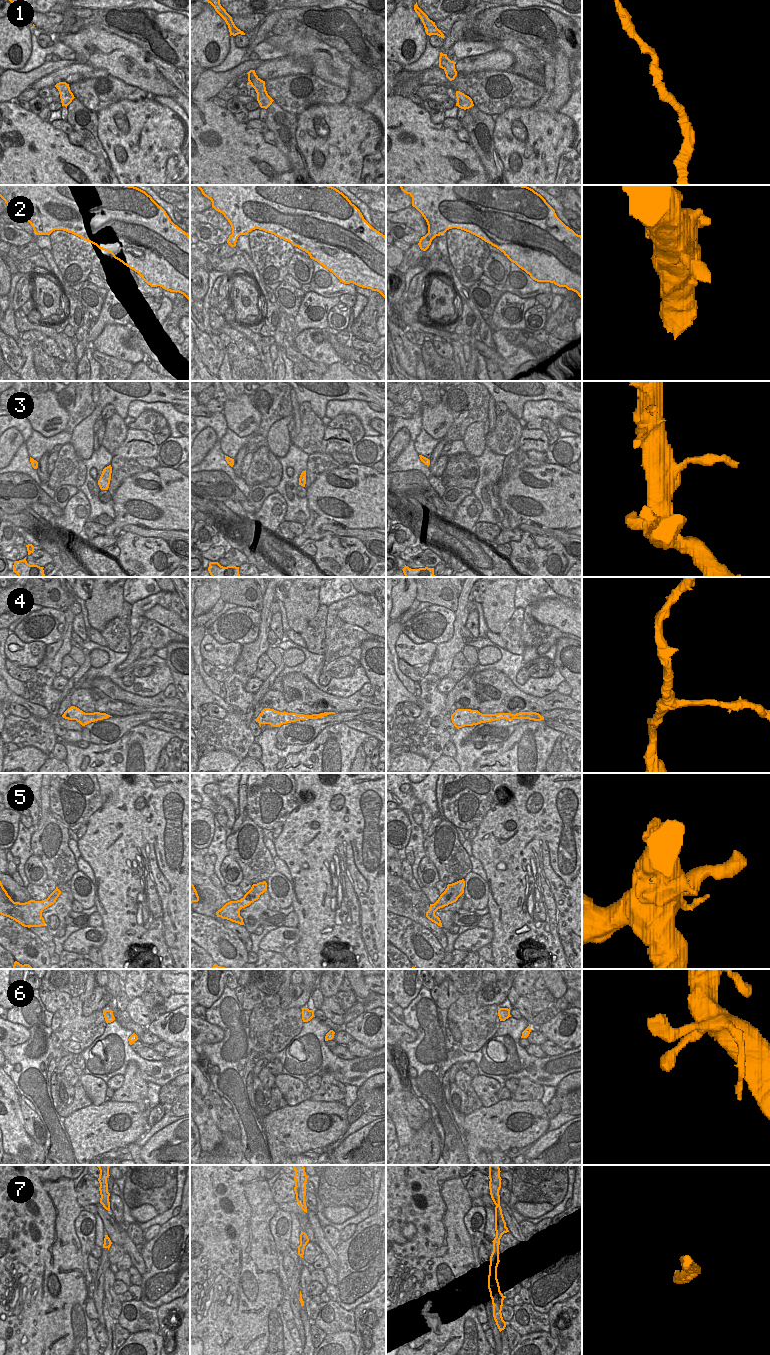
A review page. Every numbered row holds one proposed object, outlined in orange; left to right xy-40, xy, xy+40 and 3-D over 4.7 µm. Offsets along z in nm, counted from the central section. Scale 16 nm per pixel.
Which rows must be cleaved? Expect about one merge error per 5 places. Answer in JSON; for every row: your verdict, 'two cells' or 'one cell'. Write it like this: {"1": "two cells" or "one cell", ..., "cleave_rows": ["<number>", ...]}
{"1": "one cell", "2": "one cell", "3": "one cell", "4": "one cell", "5": "one cell", "6": "one cell", "7": "one cell", "cleave_rows": []}

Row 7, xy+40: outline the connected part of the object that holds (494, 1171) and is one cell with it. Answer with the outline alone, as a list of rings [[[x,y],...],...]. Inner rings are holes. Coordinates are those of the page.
[[[488,1165],[489,1166],[489,1189],[491,1198],[496,1205],[495,1207],[495,1231],[496,1237],[493,1242],[493,1252],[490,1256],[490,1265],[489,1265],[489,1275],[488,1275],[488,1289],[490,1292],[490,1297],[493,1304],[493,1317],[496,1322],[496,1325],[501,1332],[505,1329],[506,1323],[502,1317],[502,1306],[503,1300],[506,1298],[501,1291],[499,1282],[497,1279],[497,1267],[500,1262],[499,1260],[499,1245],[500,1239],[504,1233],[509,1232],[506,1227],[506,1222],[504,1220],[502,1209],[500,1206],[500,1195],[499,1190],[501,1188],[501,1177],[500,1177],[500,1168],[498,1165]]]

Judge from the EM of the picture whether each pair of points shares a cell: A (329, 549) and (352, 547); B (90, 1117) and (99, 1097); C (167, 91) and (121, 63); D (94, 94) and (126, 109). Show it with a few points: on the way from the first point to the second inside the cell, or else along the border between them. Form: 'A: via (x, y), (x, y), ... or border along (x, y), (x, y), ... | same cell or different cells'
A: via (335, 549), (346, 549) | same cell
B: border along (107, 1099), (99, 1105), (92, 1104) | different cells
C: via (156, 85), (132, 65) | same cell
D: border along (136, 100), (120, 99), (96, 112) | different cells

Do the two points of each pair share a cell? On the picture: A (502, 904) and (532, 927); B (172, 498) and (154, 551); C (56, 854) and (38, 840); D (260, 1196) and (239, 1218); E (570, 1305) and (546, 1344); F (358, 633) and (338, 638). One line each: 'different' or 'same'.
A: same
B: different
C: same
D: same
E: different
F: same

